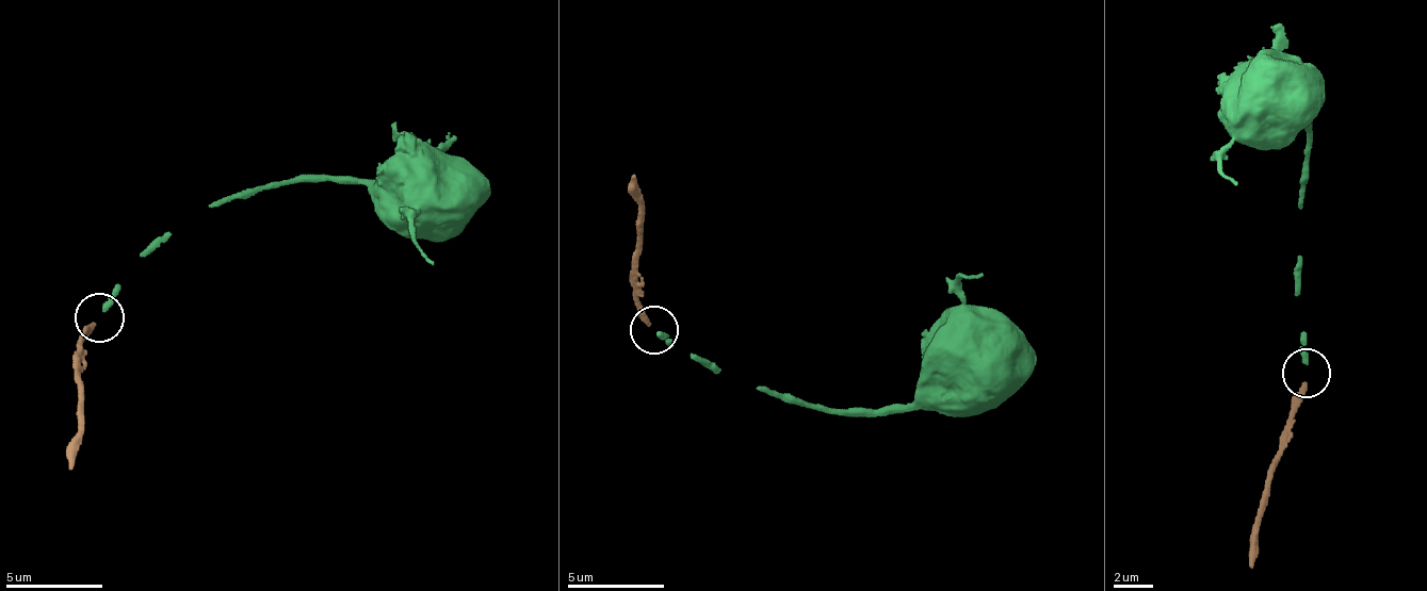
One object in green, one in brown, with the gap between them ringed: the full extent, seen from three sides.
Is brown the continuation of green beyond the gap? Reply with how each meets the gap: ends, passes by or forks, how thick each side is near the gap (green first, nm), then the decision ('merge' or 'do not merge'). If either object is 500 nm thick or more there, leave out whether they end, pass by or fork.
green ends; brown ends; calibres 240 and 320 nm; merge

